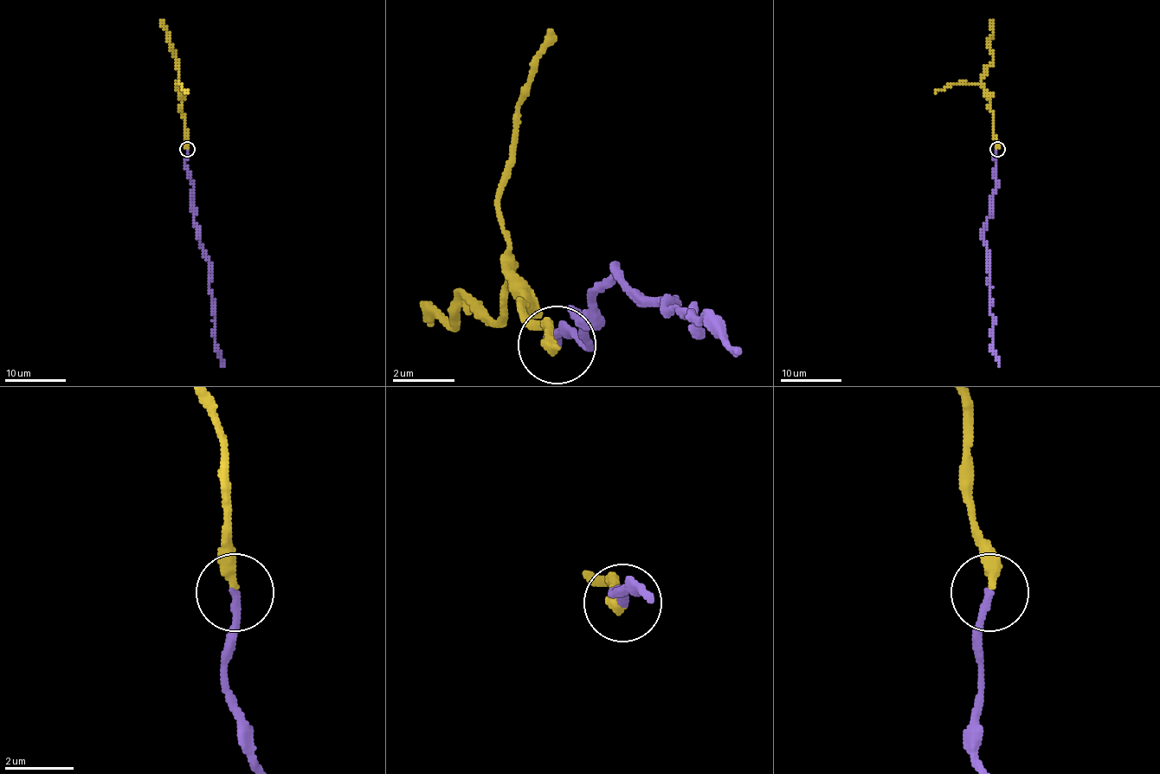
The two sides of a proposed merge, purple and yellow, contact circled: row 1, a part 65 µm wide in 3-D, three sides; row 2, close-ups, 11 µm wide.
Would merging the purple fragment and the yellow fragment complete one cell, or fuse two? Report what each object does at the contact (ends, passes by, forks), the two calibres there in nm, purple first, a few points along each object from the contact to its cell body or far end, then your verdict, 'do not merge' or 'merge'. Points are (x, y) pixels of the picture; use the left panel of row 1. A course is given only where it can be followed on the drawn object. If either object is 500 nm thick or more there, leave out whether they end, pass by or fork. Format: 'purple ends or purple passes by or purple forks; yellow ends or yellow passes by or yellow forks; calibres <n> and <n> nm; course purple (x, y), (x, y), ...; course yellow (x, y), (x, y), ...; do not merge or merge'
purple ends; yellow ends; calibres 200 and 360 nm; course purple (187, 148), (185, 168), (193, 190), (197, 238), (209, 265), (208, 289), (214, 309), (215, 351), (223, 365); course yellow (187, 148), (175, 51), (169, 41), (163, 19); merge

